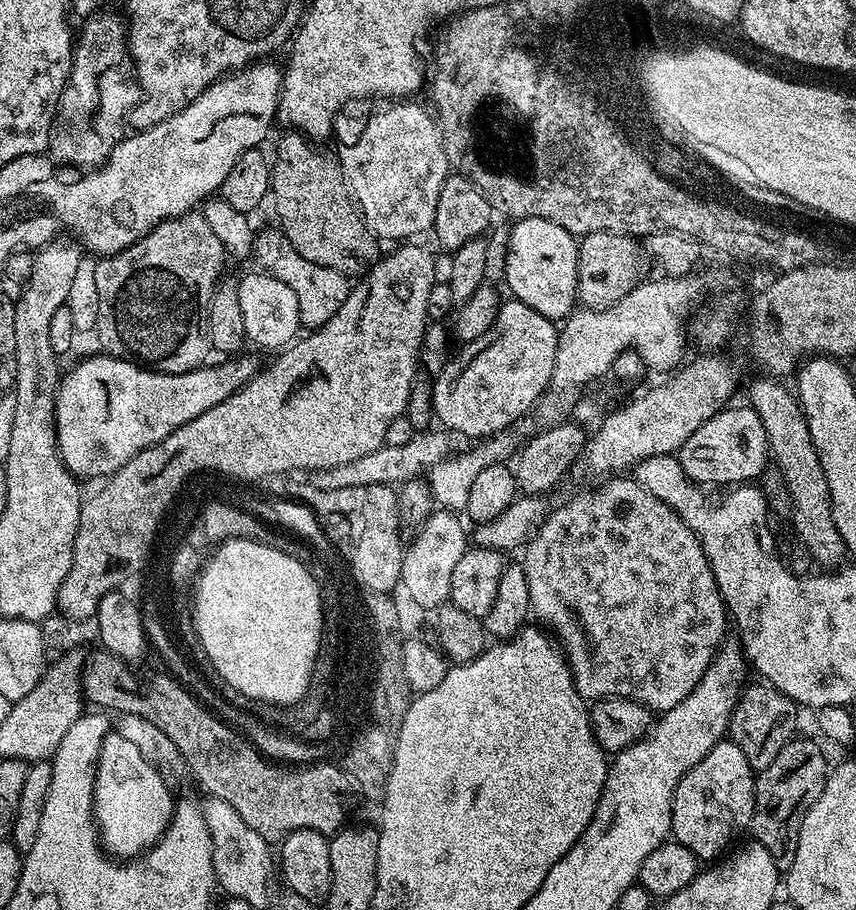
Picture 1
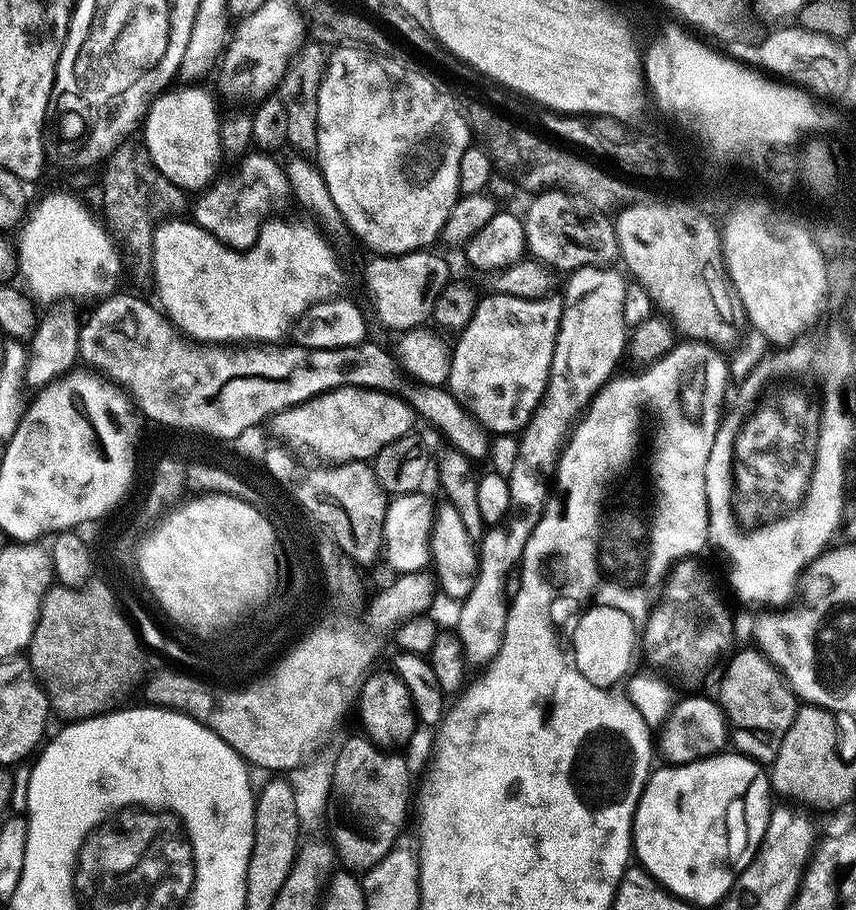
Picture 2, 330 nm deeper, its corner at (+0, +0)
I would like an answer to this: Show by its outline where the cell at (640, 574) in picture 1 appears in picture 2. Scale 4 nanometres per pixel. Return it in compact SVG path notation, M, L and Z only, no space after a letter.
M683 558L678 559L667 570L667 575L663 578L662 593L664 597L660 600L660 605L649 607L646 612L646 619L642 624L642 652L644 648L644 656L653 664L656 668L665 668L668 672L673 672L676 676L685 676L688 680L700 680L716 663L719 665L721 661L725 659L733 651L734 645L732 645L732 612L728 609L728 604L724 601L724 596L720 593L720 588L716 585L716 580L699 564L699 559L696 558Z

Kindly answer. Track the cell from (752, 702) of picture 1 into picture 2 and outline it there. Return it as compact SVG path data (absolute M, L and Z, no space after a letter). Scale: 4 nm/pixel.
M755 646L744 648L741 652L733 651L727 657L723 668L724 677L720 680L718 703L724 711L724 719L730 729L731 747L741 756L749 756L751 760L764 766L771 765L773 758L778 754L778 746L782 746L782 738L786 738L786 730L790 730L790 722L794 722L796 717L798 697L785 682L784 675Z

